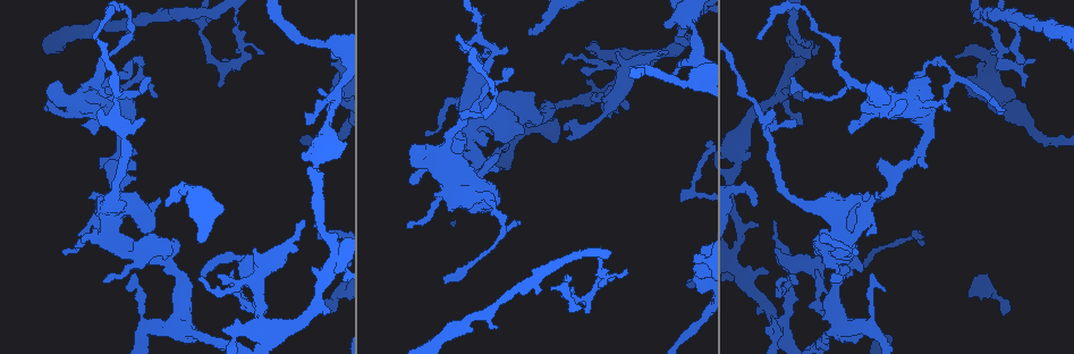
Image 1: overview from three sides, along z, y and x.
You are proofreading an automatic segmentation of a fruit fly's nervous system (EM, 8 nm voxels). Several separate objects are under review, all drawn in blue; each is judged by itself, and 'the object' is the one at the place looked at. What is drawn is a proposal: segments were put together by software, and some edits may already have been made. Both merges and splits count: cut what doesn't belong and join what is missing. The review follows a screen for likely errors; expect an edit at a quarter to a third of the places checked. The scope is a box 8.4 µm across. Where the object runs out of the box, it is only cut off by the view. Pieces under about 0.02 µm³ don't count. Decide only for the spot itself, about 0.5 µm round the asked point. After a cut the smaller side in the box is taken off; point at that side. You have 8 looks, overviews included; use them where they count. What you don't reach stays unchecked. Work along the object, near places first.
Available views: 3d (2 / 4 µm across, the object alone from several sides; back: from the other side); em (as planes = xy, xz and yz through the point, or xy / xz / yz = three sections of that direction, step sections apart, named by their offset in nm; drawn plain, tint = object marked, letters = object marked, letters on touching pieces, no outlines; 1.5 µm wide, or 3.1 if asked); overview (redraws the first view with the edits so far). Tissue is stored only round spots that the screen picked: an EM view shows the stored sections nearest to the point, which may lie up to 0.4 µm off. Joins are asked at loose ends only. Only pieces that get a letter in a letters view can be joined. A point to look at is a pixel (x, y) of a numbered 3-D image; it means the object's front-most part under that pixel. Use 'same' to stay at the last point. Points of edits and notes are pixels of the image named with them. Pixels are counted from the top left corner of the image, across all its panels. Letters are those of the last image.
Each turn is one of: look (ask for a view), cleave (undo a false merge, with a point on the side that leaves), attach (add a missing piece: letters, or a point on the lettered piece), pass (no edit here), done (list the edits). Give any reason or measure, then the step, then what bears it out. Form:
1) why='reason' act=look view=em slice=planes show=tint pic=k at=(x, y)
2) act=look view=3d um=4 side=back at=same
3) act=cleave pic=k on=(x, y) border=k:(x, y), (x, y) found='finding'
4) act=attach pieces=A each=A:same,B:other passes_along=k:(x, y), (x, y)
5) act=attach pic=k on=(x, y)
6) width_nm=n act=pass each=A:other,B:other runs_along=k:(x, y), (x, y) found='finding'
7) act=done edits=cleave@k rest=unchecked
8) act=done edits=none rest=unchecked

why='tapers out' act=look view=em slice=planes show=letters pic=1 at=(217, 85)

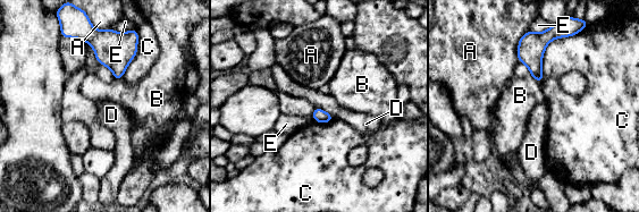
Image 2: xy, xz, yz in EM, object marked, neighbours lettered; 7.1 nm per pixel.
longest_contact=C:360nm act=pass each=A:other,B:other,C:other,D:other,E:other found='none of them fits'

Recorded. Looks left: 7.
why='sharp bend' act=look view=3d um=2 pic=1 at=(326, 44)

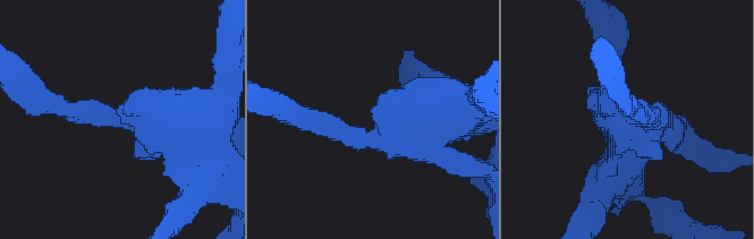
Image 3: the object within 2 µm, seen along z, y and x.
arm_widths_nm=200,340 why='need the tissue' act=look view=em slice=planes show=tint pic=3 at=(116, 119)

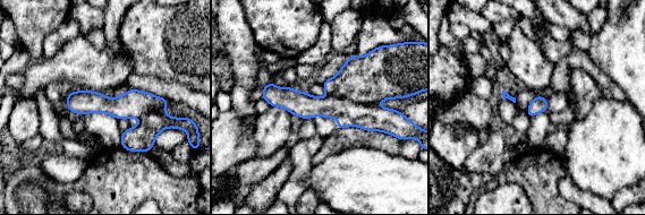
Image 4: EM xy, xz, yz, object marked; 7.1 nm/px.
act=look view=em slice=planes show=letters at=same

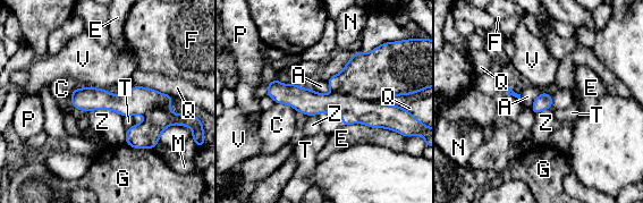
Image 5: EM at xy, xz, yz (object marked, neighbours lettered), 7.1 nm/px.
width_nm=110 act=cleave pic=5 on=(373, 113) each=A:other,C:other,E:other,F:other,G:other,M:other,N:other,P:other,Q:other,T:other,V:other,Z:other border=5:(332, 92), (377, 101) found='two neurons meet here'

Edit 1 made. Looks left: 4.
why='redraw' act=look view=overview

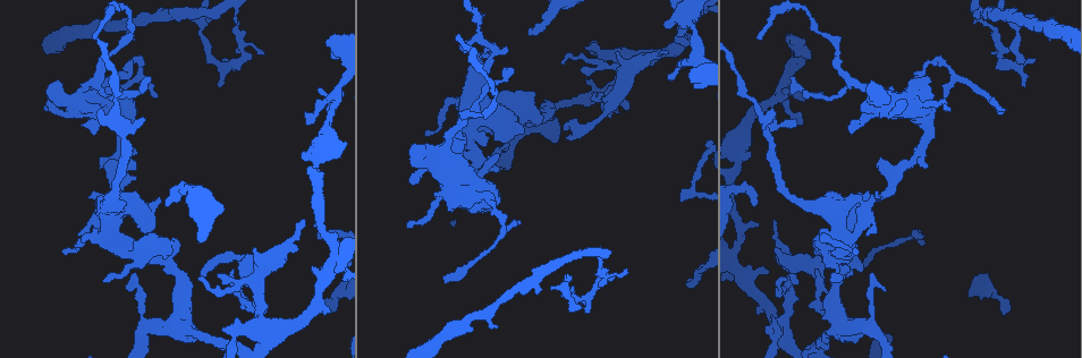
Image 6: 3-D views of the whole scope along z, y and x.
why='branch point' act=look view=3d um=2 pic=6 at=(475, 151)

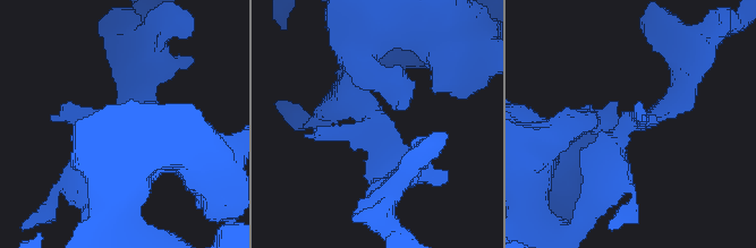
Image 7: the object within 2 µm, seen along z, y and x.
why='now the EM' act=look view=em slice=yz step=8 show=letters pic=7 at=(376, 128)

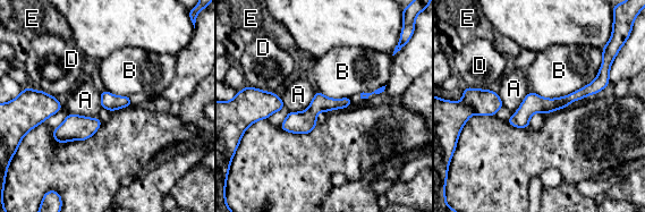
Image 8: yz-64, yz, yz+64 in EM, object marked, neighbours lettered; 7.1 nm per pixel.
width_nm=110 act=pass each=A:other,B:other,D:other,E:other found='continuous, no second neuron'

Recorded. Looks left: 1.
act=done edits=cleave@5 rest=unchecked

